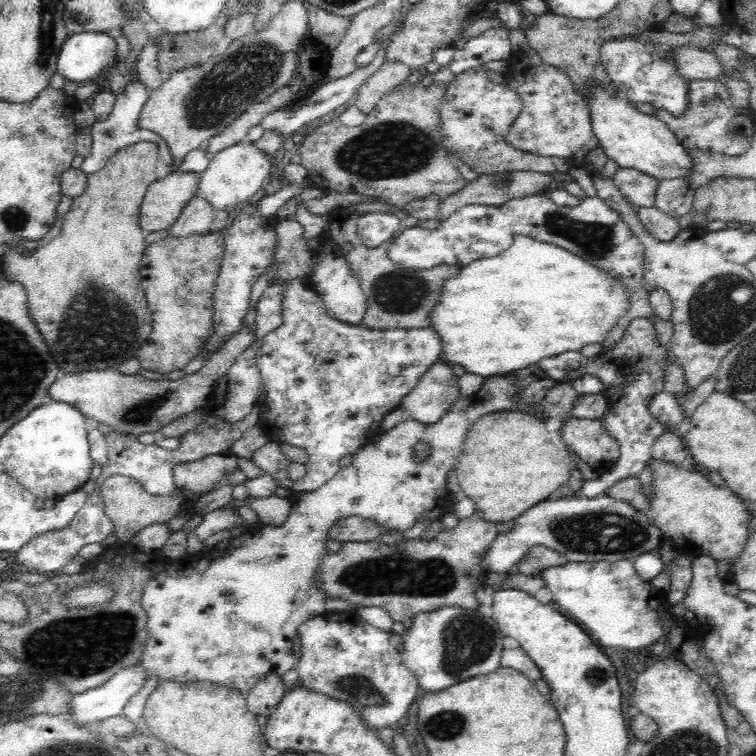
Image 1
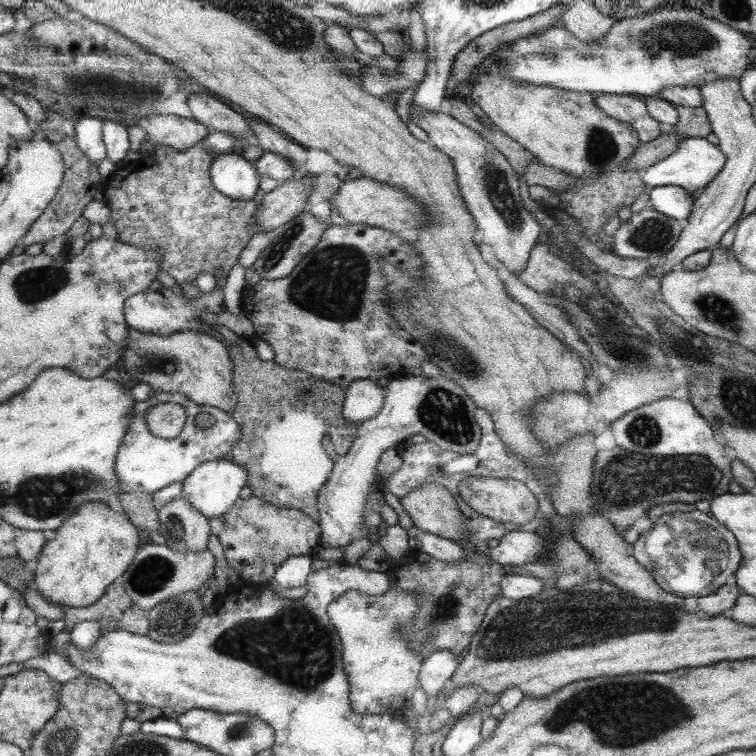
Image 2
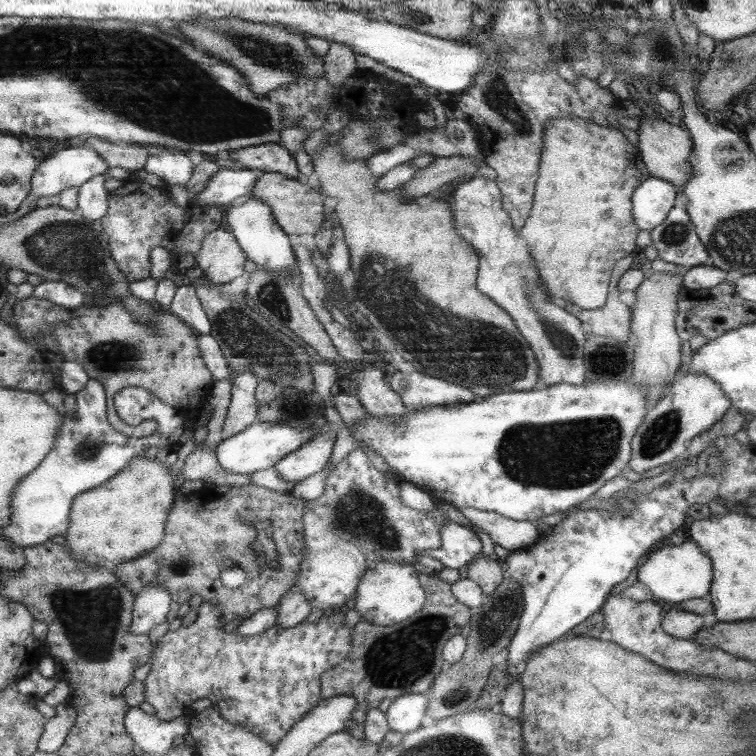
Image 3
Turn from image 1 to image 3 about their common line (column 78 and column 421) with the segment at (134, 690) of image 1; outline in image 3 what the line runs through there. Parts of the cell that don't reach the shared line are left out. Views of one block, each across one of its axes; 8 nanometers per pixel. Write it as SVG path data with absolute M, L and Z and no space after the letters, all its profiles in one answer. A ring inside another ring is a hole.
M425 692L395 698L384 712L390 730L407 734L422 726L424 724L422 721L426 718L428 695L428 692Z

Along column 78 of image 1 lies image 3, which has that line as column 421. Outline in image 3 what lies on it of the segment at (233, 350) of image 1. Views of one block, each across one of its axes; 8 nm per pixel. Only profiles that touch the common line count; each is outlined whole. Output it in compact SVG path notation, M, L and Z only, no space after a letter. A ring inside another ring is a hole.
M395 372L388 378L388 385L399 395L403 406L411 411L425 410L430 406L451 408L471 402L471 392L443 380L429 378L419 372Z

